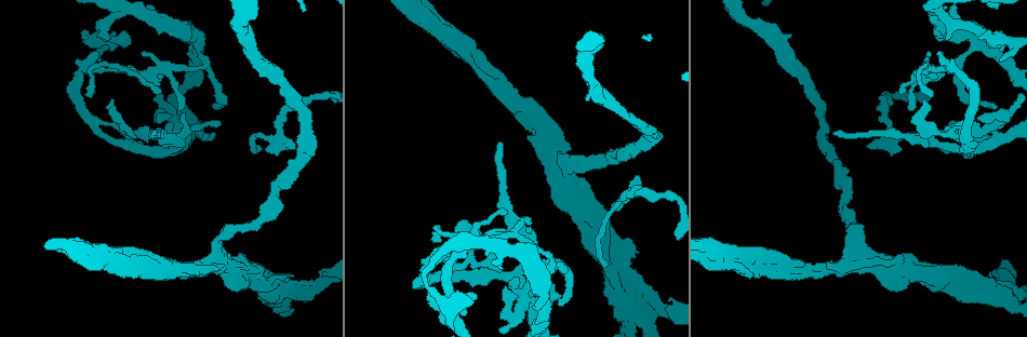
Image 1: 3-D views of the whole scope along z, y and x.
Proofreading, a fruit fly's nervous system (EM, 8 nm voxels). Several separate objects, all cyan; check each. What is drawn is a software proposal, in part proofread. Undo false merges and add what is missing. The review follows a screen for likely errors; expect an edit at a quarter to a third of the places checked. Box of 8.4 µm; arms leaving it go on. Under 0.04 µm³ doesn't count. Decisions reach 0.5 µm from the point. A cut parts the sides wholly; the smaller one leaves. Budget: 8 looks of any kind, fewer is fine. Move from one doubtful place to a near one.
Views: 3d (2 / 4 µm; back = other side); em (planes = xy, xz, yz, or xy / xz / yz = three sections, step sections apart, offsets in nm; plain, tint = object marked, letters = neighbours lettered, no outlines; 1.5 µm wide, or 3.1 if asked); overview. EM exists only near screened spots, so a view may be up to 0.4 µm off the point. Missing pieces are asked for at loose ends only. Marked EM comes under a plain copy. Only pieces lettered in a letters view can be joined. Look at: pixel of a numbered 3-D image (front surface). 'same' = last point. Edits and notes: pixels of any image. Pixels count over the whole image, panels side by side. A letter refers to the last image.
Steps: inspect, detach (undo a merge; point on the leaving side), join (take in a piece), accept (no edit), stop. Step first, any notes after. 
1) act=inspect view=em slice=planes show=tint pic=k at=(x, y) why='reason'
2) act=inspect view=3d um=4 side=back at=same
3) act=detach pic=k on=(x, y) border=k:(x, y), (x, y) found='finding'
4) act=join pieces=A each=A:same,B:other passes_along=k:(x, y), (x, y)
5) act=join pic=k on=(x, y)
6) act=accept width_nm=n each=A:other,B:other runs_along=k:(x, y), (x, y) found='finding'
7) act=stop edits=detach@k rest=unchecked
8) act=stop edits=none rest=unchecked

act=inspect view=em slice=planes show=tint pic=1 at=(258, 147) why='free end'

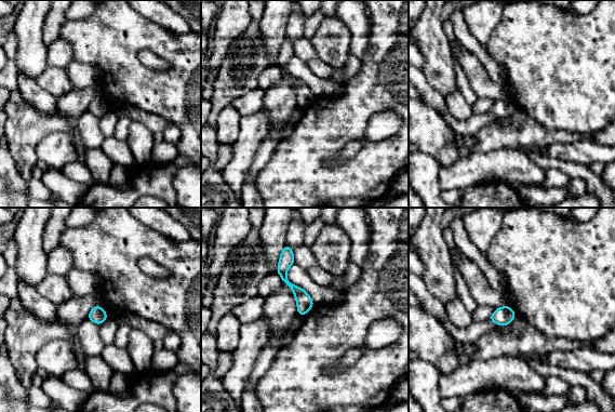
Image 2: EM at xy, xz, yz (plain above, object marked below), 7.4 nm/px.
act=inspect view=em slice=planes show=letters at=same

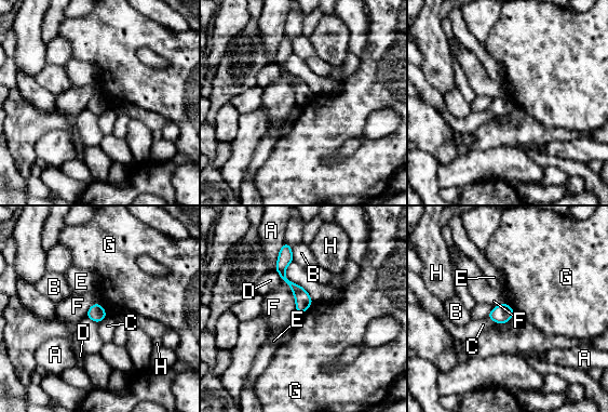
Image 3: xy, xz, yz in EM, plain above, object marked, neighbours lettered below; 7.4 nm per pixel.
act=accept longest_contact=F:260nm each=A:other,B:other,C:other,D:other,E:other,F:other,G:other,H:other found='no lettered piece goes on from it'

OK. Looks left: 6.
act=inspect view=em slice=planes show=letters pic=1 at=(155, 135) why='an open end'

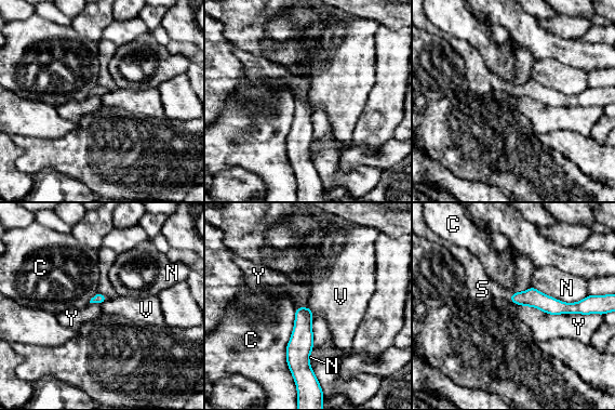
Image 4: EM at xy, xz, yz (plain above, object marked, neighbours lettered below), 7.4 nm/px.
act=join pieces=S each=C:other,N:other,S:same,V:other,Y:other passes_along=4:(533, 298), (510, 296), (482, 289) found='the neuron continues'

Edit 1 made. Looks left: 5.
act=inspect view=em slice=planes show=letters pic=1 at=(99, 128) why='sharp bend'

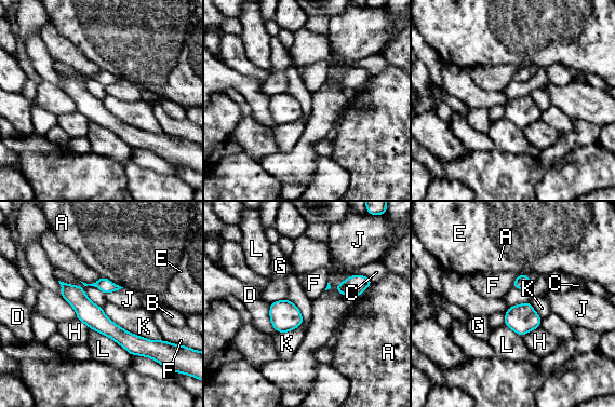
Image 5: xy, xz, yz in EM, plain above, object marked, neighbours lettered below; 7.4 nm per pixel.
act=accept each=A:other,B:other,C:other,D:other,E:other,F:other,G:other,H:other,J:other,K:other,L:other runs_along=5:(64, 285), (105, 326), (149, 346) found='continuous, no second neuron'

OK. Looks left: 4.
act=stop edits=join@4 rest=unchecked

